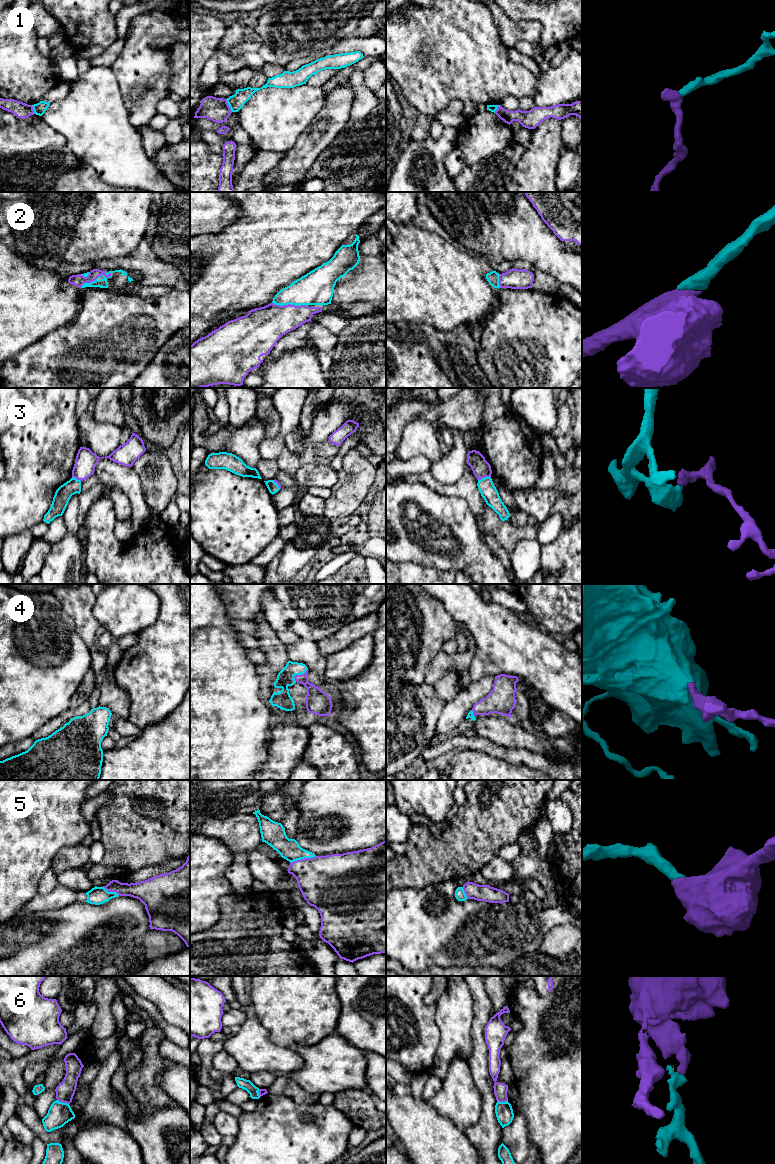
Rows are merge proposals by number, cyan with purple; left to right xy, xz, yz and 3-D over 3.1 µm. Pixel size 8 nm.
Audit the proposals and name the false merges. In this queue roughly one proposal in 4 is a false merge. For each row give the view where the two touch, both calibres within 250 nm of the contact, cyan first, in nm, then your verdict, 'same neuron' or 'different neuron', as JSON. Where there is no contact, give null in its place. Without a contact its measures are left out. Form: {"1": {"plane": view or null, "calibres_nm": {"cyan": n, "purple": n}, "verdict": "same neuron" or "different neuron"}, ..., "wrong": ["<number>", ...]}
{"1": {"plane": "xz", "calibres_nm": {"cyan": 120, "purple": 190}, "verdict": "different neuron"}, "2": {"plane": "xy", "calibres_nm": {"cyan": 80, "purple": 100}, "verdict": "same neuron"}, "3": {"plane": "yz", "calibres_nm": {"cyan": 130, "purple": 150}, "verdict": "different neuron"}, "4": {"plane": "xz", "calibres_nm": {"cyan": 140, "purple": 180}, "verdict": "same neuron"}, "5": {"plane": "xz", "calibres_nm": {"cyan": 170, "purple": 400}, "verdict": "same neuron"}, "6": {"plane": "xy", "calibres_nm": {"cyan": 190, "purple": 150}, "verdict": "different neuron"}, "wrong": ["1", "3", "6"]}

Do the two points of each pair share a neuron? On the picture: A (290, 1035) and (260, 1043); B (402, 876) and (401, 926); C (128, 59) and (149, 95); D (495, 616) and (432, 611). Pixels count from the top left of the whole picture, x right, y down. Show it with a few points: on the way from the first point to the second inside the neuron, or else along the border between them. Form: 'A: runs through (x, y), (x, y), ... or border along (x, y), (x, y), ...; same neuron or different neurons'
A: border along (258, 1021), (276, 1044), (294, 1049); different neurons
B: border along (425, 886), (421, 888), (396, 889); different neurons
C: runs through (137, 68), (143, 74), (143, 86); same neuron
D: border along (431, 595), (436, 597), (459, 623); different neurons

